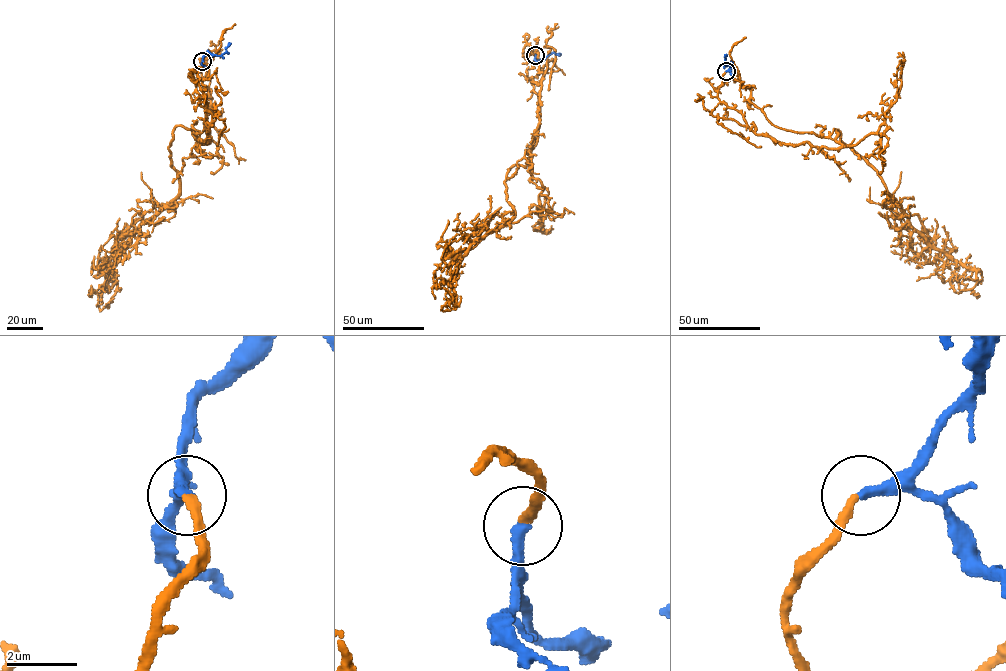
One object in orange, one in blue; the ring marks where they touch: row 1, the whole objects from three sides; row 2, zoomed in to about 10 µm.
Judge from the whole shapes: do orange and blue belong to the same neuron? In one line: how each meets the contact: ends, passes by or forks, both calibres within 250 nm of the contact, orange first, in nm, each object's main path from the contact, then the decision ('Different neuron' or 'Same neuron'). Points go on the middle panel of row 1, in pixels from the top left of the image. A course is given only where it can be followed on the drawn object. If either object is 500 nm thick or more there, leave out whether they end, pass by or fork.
At the ring orange ends. At the ring blue ends. Thickness 260 nm (orange) against 320 nm. Course of orange: (535, 54), (532, 170), (513, 165), (504, 182), (514, 216), (472, 242), (455, 298), (435, 272). Course of blue: (535, 55), (537, 60), (553, 52), (559, 55). Same neuron

